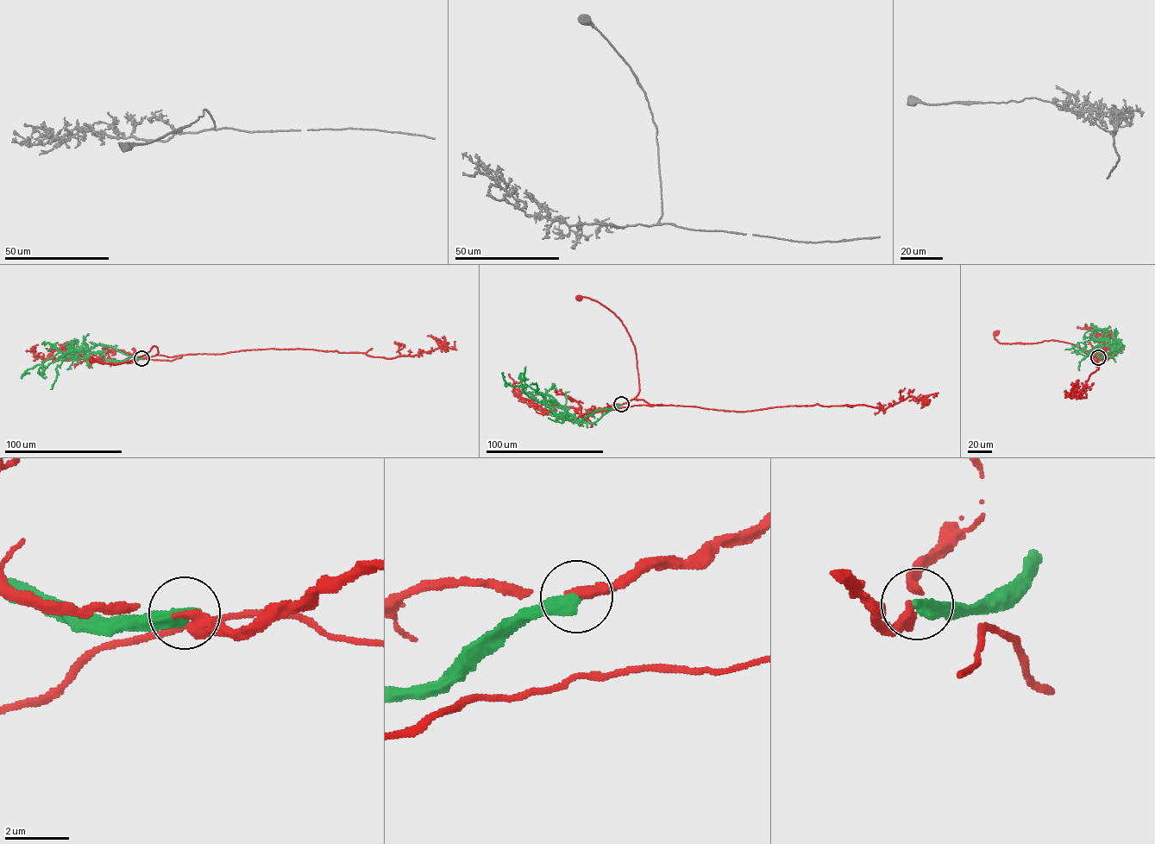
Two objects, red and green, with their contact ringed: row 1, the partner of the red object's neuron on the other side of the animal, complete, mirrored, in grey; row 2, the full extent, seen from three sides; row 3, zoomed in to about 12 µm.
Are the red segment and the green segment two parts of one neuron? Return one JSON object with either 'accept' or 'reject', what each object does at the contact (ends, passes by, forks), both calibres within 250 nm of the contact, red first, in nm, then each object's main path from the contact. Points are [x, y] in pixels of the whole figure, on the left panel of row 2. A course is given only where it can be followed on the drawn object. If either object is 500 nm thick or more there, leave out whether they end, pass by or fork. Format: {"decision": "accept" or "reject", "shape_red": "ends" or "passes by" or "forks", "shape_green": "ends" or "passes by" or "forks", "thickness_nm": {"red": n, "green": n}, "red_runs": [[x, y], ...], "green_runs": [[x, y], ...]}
{"decision": "reject", "shape_red": "passes by", "shape_green": "ends", "thickness_nm": {"red": 280, "green": 400}, "red_runs": [[141, 358], [157, 354], [157, 347], [153, 346], [145, 355], [122, 363], [103, 363], [91, 359]], "green_runs": [[141, 358], [128, 355], [111, 346], [95, 345], [89, 349], [60, 352], [27, 370], [21, 377]]}

